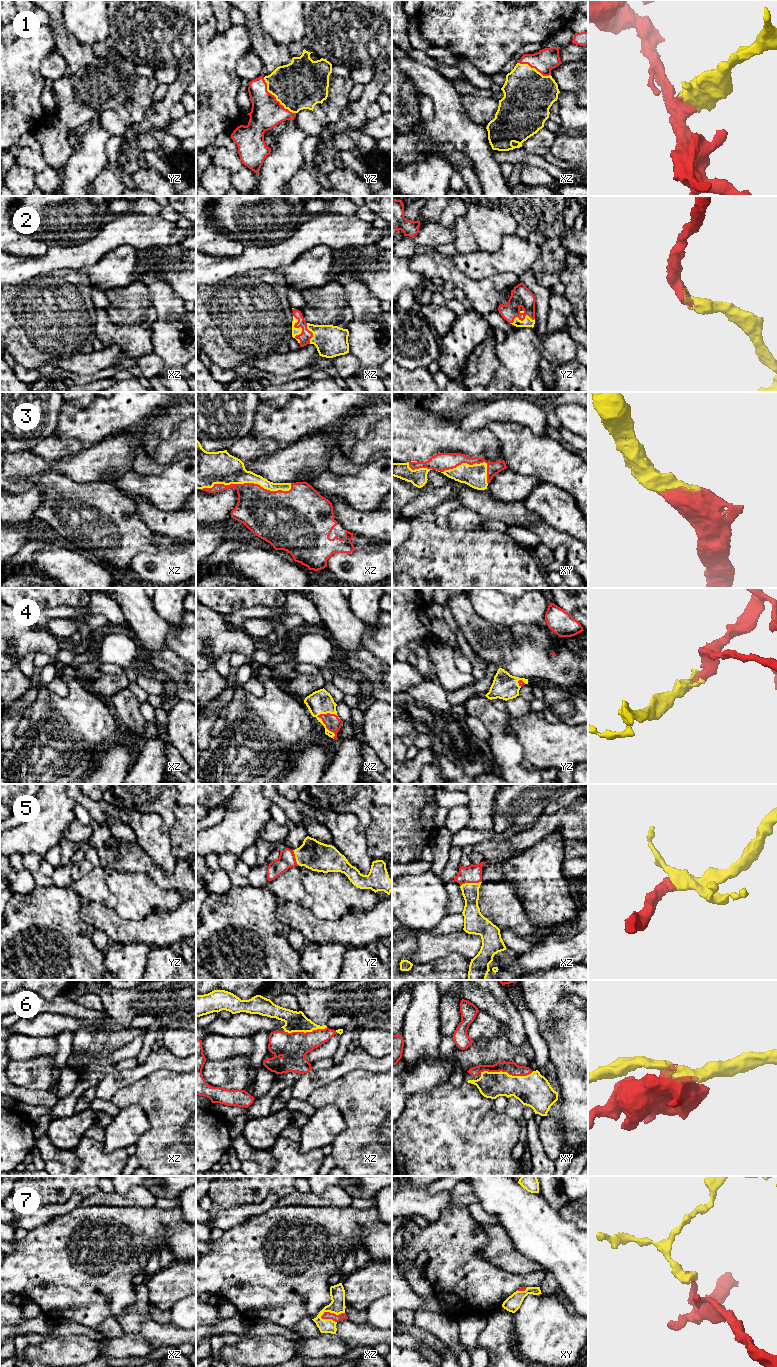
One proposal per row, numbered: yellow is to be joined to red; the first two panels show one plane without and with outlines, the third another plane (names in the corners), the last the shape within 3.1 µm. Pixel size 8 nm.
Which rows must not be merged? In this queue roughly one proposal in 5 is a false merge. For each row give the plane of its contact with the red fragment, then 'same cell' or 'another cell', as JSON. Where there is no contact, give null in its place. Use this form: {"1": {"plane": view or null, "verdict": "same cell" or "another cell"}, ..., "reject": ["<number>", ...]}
{"1": {"plane": "yz", "verdict": "same cell"}, "2": {"plane": "xz", "verdict": "same cell"}, "3": {"plane": "xz", "verdict": "same cell"}, "4": {"plane": "xz", "verdict": "same cell"}, "5": {"plane": "xz", "verdict": "same cell"}, "6": {"plane": "xy", "verdict": "same cell"}, "7": {"plane": "xz", "verdict": "same cell"}, "reject": []}

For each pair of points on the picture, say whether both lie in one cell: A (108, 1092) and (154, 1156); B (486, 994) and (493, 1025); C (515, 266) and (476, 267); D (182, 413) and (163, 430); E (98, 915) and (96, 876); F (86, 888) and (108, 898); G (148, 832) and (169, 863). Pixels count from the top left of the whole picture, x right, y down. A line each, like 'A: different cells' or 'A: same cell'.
A: different cells
B: different cells
C: same cell
D: same cell
E: different cells
F: same cell
G: same cell

